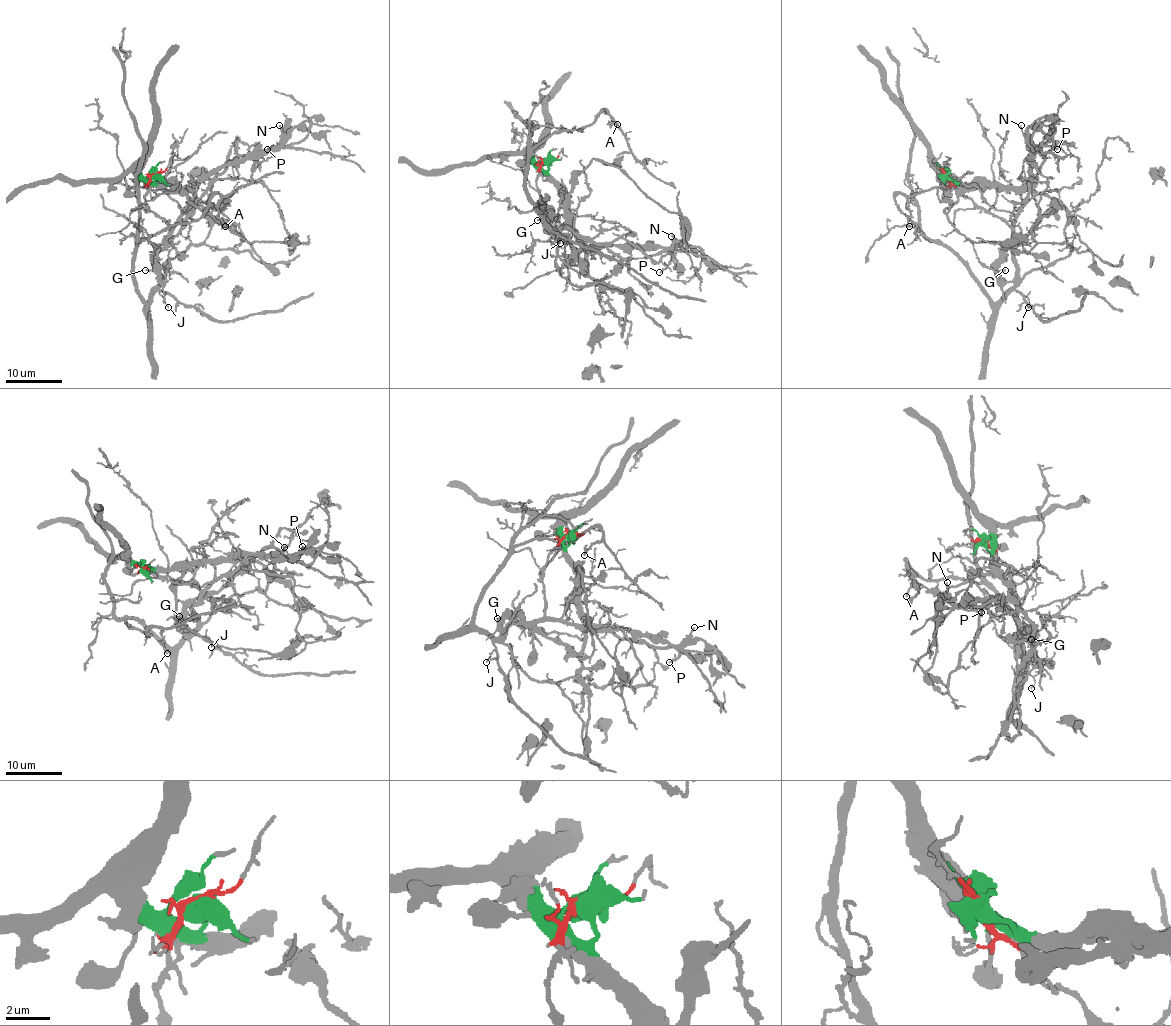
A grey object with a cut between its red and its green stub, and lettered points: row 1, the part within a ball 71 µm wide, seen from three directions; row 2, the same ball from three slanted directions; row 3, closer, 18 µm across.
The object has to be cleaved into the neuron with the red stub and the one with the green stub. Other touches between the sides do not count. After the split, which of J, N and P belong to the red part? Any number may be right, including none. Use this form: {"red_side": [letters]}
{"red_side": ["J"]}

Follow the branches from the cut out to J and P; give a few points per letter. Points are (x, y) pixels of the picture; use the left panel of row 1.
J: (153, 174), (145, 201), (169, 228), (169, 242), (153, 261), (168, 308)
P: (153, 174), (156, 183), (192, 187), (221, 167), (238, 164), (246, 159), (258, 159), (280, 146), (267, 149)

